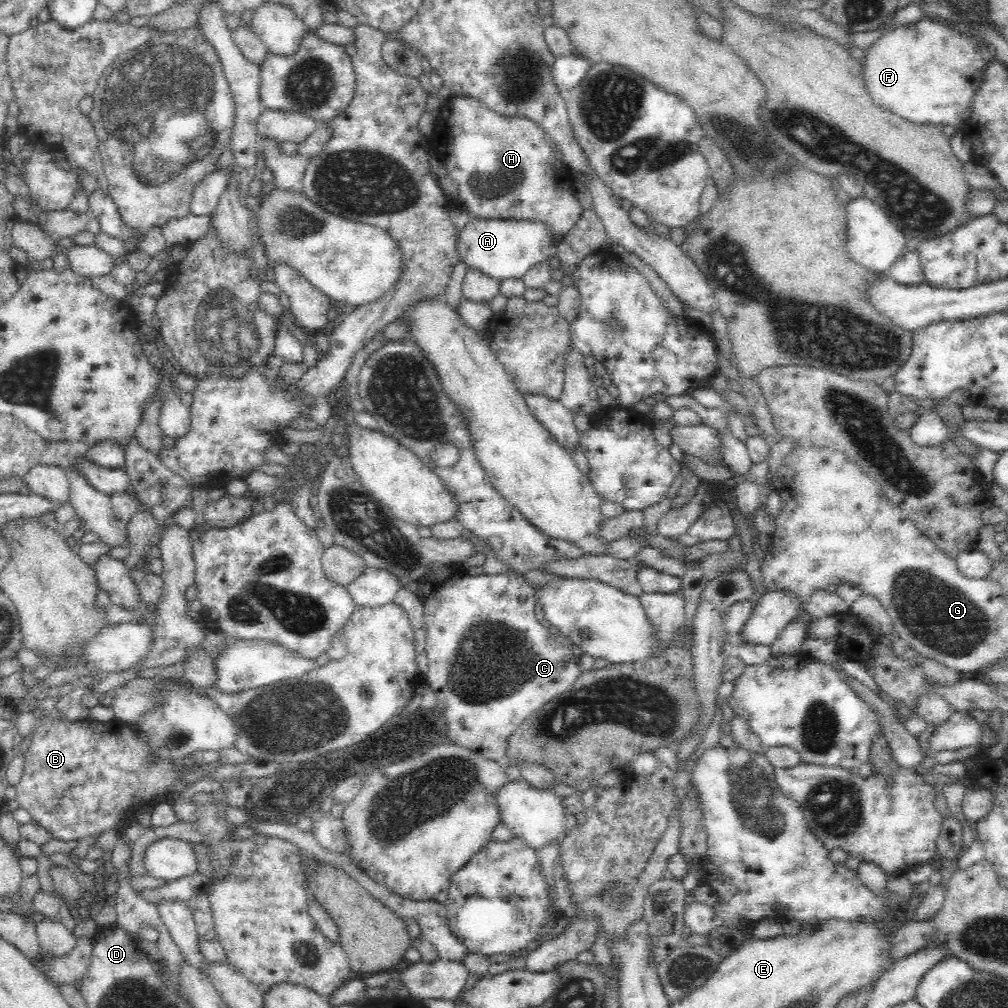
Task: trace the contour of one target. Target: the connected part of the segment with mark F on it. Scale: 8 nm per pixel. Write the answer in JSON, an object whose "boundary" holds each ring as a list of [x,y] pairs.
{"boundary":[[[934,19],[885,32],[867,48],[866,60],[861,67],[868,94],[876,104],[918,124],[948,125],[960,130],[971,115],[973,96],[983,83],[987,62],[987,54],[972,36]]]}

